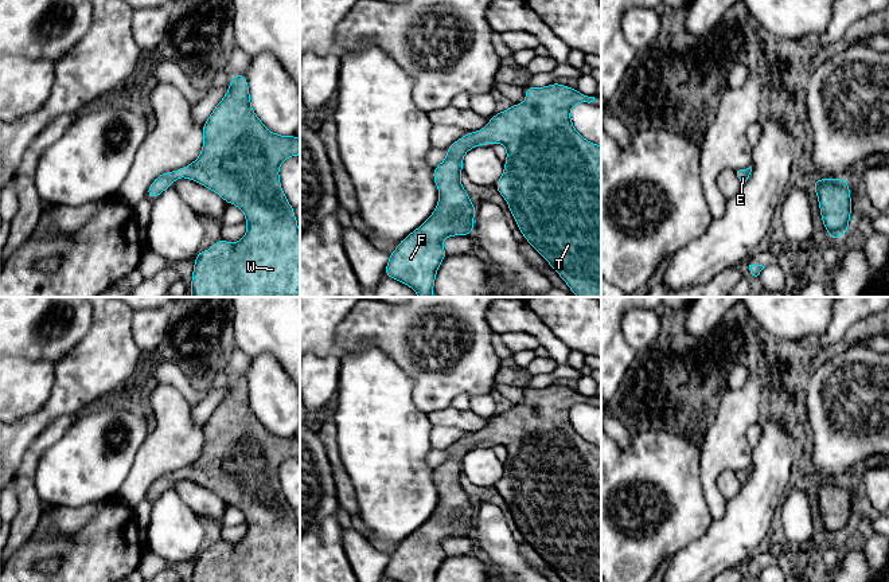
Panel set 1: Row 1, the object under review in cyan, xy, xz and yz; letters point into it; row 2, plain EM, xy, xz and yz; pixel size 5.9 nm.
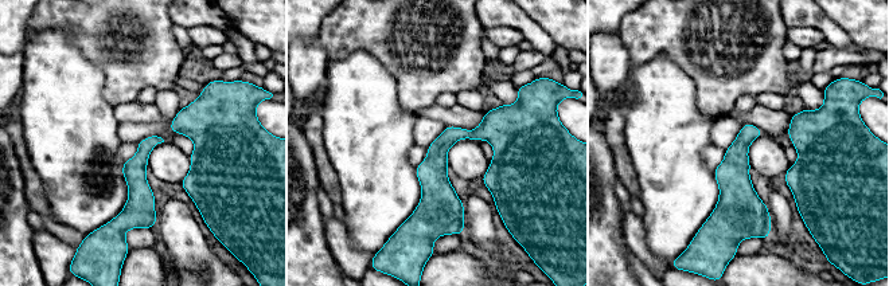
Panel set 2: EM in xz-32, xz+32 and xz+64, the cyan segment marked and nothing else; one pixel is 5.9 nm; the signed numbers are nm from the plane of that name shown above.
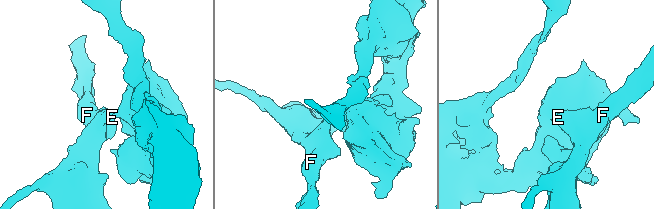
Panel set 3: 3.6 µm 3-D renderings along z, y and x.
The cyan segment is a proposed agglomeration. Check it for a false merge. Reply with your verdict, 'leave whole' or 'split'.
leave whole

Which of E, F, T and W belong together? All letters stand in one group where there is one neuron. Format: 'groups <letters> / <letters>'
groups E F T W

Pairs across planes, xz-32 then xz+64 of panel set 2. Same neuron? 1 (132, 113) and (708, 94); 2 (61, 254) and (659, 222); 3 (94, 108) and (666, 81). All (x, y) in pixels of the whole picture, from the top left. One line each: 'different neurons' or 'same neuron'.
1: different neurons
2: different neurons
3: same neuron

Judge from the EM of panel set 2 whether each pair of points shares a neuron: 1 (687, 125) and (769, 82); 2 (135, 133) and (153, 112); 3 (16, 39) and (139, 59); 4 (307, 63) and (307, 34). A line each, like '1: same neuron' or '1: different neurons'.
1: different neurons
2: different neurons
3: different neurons
4: different neurons

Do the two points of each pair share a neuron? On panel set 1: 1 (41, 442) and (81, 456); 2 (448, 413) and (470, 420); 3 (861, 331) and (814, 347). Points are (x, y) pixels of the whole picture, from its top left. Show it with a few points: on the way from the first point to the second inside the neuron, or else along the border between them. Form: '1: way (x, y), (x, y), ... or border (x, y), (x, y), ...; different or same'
1: border (71, 422), (65, 433), (42, 454), (34, 473); different
2: way (453, 418), (464, 420); same
3: border (869, 316), (856, 321), (846, 331), (842, 342); different

